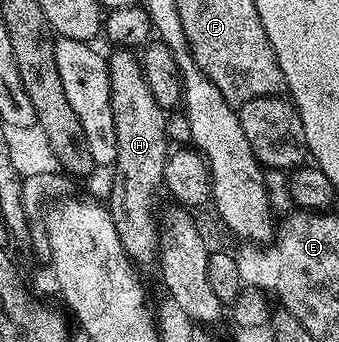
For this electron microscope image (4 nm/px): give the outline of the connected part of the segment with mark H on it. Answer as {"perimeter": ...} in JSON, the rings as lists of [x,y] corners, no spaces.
{"perimeter":[[[118,48],[113,51],[114,55],[109,55],[108,65],[110,67],[110,99],[112,100],[112,120],[114,121],[114,127],[116,128],[116,160],[112,167],[112,173],[114,173],[114,179],[110,182],[110,202],[108,201],[108,209],[110,212],[110,219],[112,224],[116,224],[116,236],[120,240],[122,245],[122,252],[126,255],[127,259],[131,263],[137,264],[137,262],[154,262],[156,255],[160,249],[160,222],[159,219],[154,219],[154,193],[160,190],[162,186],[162,177],[164,176],[164,164],[168,157],[168,135],[166,132],[166,120],[167,115],[160,108],[160,104],[156,104],[156,100],[152,100],[152,92],[148,92],[148,84],[146,83],[146,77],[142,71],[141,63],[137,57],[134,58],[129,49]]]}

